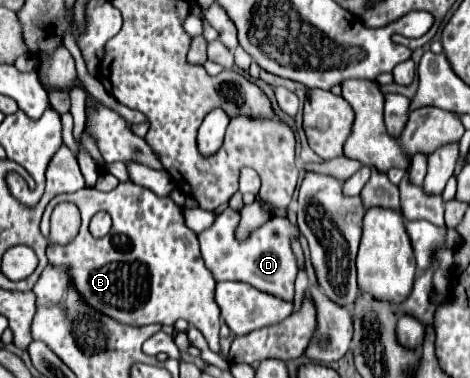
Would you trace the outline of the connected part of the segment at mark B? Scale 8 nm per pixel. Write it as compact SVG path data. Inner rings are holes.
M120 183L116 189L108 193L90 189L90 187L84 187L76 193L62 193L62 195L56 195L46 205L46 211L42 217L44 237L50 235L48 231L50 213L62 201L70 201L80 209L80 215L82 215L80 233L68 245L48 245L46 255L50 263L70 267L70 277L76 289L94 309L100 309L100 313L108 313L108 317L120 323L126 323L126 325L150 325L150 323L174 325L178 319L186 319L190 325L194 325L204 335L210 349L220 355L220 335L218 335L220 333L220 321L218 321L220 307L214 301L216 281L200 257L196 233L184 225L182 209L176 209L170 197L158 197L150 189L144 189L132 183ZM98 211L106 211L112 217L112 229L102 239L94 239L88 231L88 219L92 219L92 215L96 215Z

